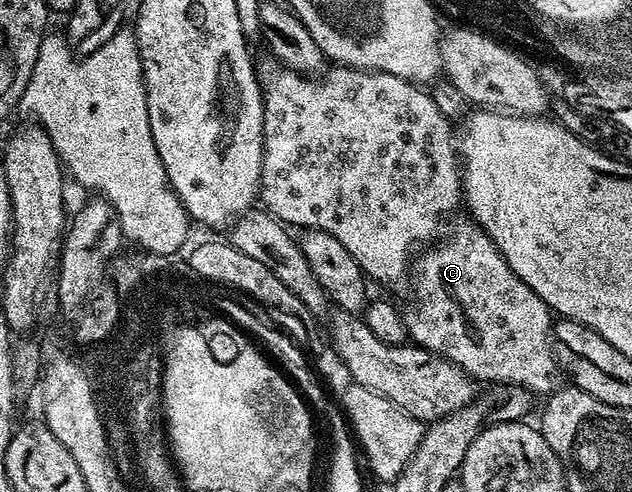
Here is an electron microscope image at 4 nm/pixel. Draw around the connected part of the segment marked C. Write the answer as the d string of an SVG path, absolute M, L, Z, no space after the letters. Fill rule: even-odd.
M472 221L466 223L457 223L453 228L440 240L441 247L438 245L429 245L424 248L416 256L415 262L411 267L411 283L413 279L413 308L408 312L404 312L403 318L405 327L409 330L409 339L414 344L423 349L427 349L431 353L435 353L439 357L443 357L447 361L451 361L459 369L463 369L473 378L474 381L480 381L485 385L512 385L515 387L523 387L526 391L534 396L548 397L558 390L557 375L559 376L559 364L557 356L553 354L553 343L551 336L553 333L554 316L551 314L549 306L535 293L535 289L531 289L518 275L513 272L511 265L507 265L507 261L499 253L499 249L491 241L491 237L487 237L487 233L478 227Z

